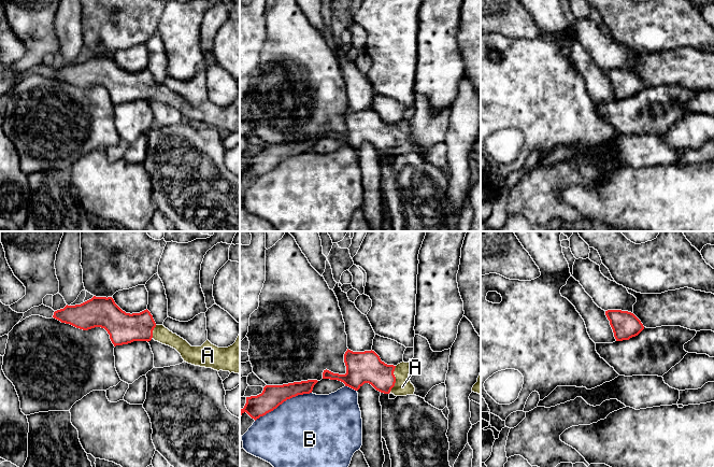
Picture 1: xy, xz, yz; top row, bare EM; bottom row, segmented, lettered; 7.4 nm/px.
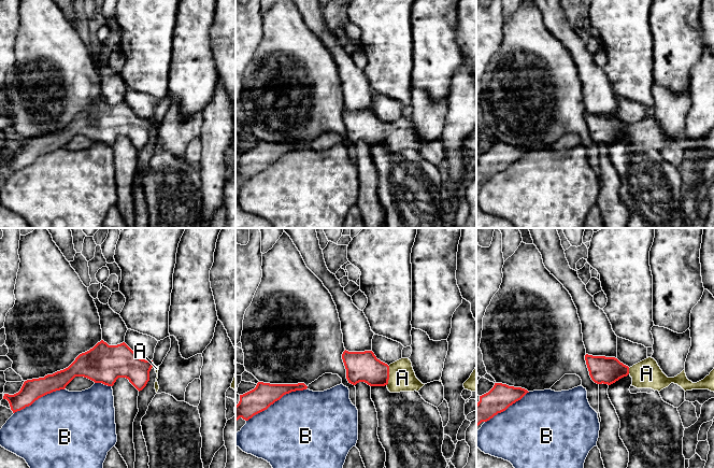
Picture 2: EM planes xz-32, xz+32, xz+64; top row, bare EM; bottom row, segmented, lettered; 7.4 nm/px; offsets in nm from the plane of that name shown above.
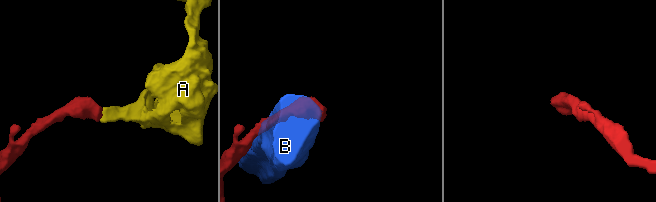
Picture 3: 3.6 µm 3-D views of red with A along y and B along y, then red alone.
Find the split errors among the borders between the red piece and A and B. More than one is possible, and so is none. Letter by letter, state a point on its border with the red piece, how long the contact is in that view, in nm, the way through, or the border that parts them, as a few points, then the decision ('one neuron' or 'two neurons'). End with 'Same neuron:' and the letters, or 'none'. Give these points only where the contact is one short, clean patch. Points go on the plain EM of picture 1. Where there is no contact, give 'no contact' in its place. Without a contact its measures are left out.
A: xz (395, 138) | 200 nm | across xz (363, 126), (386, 138), (395, 138), (402, 145) | one neuron
B: xz (283, 160) | 480 nm | two neurons
Same neuron: A

